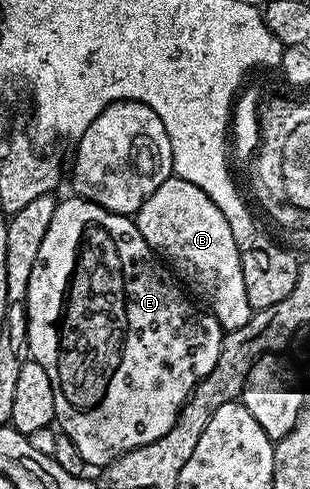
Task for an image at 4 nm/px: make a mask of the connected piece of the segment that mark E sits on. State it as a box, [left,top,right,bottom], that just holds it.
[25,195,225,467]

